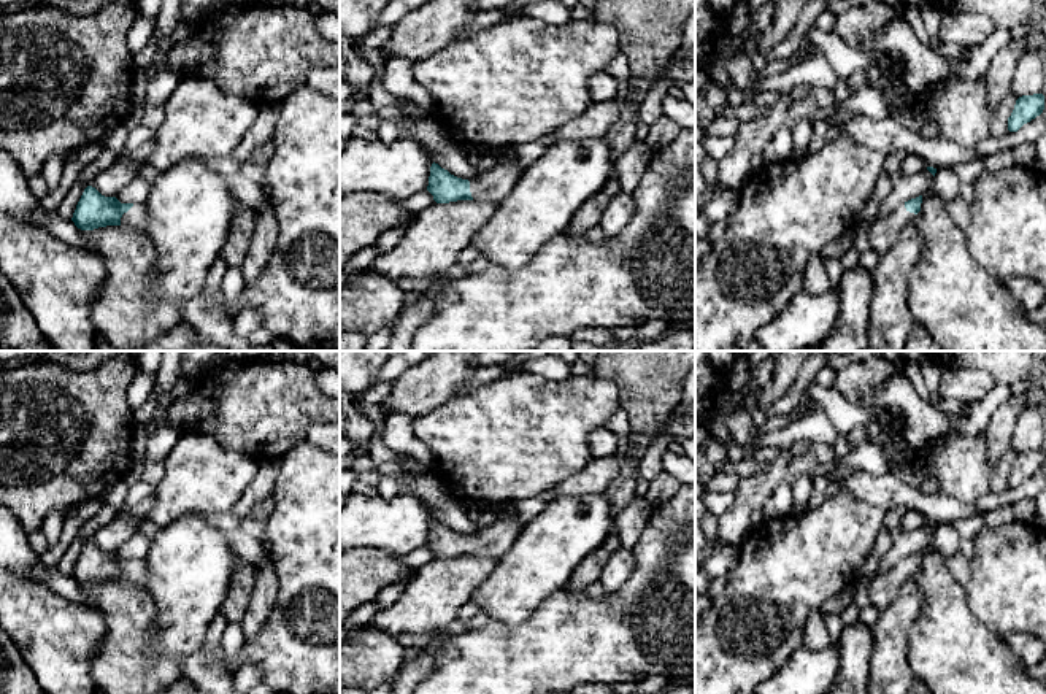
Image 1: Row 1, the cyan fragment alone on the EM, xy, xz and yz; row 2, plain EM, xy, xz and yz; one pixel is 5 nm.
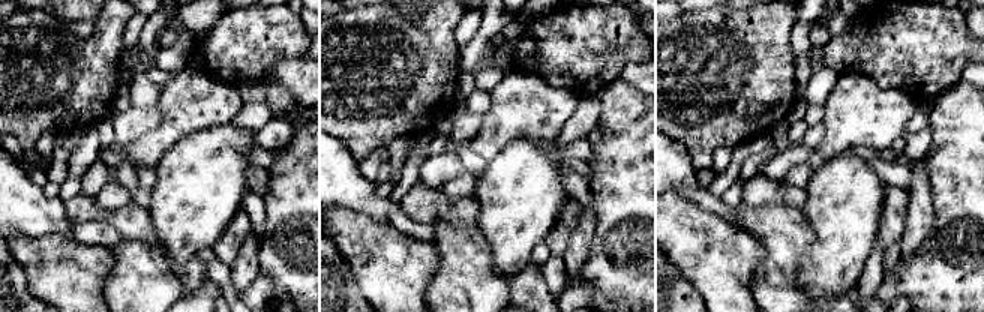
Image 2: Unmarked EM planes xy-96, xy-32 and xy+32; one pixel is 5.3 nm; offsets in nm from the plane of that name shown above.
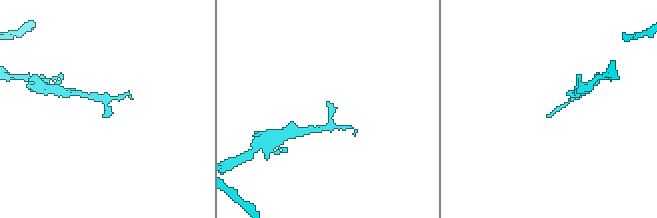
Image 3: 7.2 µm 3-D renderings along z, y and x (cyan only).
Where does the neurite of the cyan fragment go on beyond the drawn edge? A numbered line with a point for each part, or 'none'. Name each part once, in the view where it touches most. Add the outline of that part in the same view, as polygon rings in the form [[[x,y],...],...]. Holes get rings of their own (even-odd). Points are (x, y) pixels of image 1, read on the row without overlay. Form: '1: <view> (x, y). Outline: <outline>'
1: xy (135, 574). Outline: [[[135,559],[127,569],[124,569],[121,573],[121,581],[146,588],[148,565],[144,559]]]

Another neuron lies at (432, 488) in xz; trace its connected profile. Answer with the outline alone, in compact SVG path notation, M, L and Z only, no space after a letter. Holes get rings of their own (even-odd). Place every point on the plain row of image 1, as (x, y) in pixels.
M398 454L398 465L403 470L406 483L413 488L416 495L433 510L433 518L451 530L462 535L475 535L481 530L465 513L465 500L456 495L448 483L448 478L440 472L429 470L425 473L416 473L411 470L405 459L406 454Z

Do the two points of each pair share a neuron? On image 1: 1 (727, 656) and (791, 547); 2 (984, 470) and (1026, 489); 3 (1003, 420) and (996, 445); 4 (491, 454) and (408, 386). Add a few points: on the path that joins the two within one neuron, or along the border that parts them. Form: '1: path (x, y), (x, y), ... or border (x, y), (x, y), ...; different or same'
1: path (753, 629), (762, 615), (770, 591), (783, 574); same
2: border (989, 491), (972, 505); different
3: path (1000, 426), (999, 439); same
4: border (454, 394), (438, 407), (413, 418); different

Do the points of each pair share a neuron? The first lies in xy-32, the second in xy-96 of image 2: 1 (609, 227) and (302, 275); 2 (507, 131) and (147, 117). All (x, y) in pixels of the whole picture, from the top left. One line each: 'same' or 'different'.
1: same
2: different

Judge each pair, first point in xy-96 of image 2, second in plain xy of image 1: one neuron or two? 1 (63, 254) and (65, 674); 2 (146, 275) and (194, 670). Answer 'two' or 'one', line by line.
1: one
2: two

